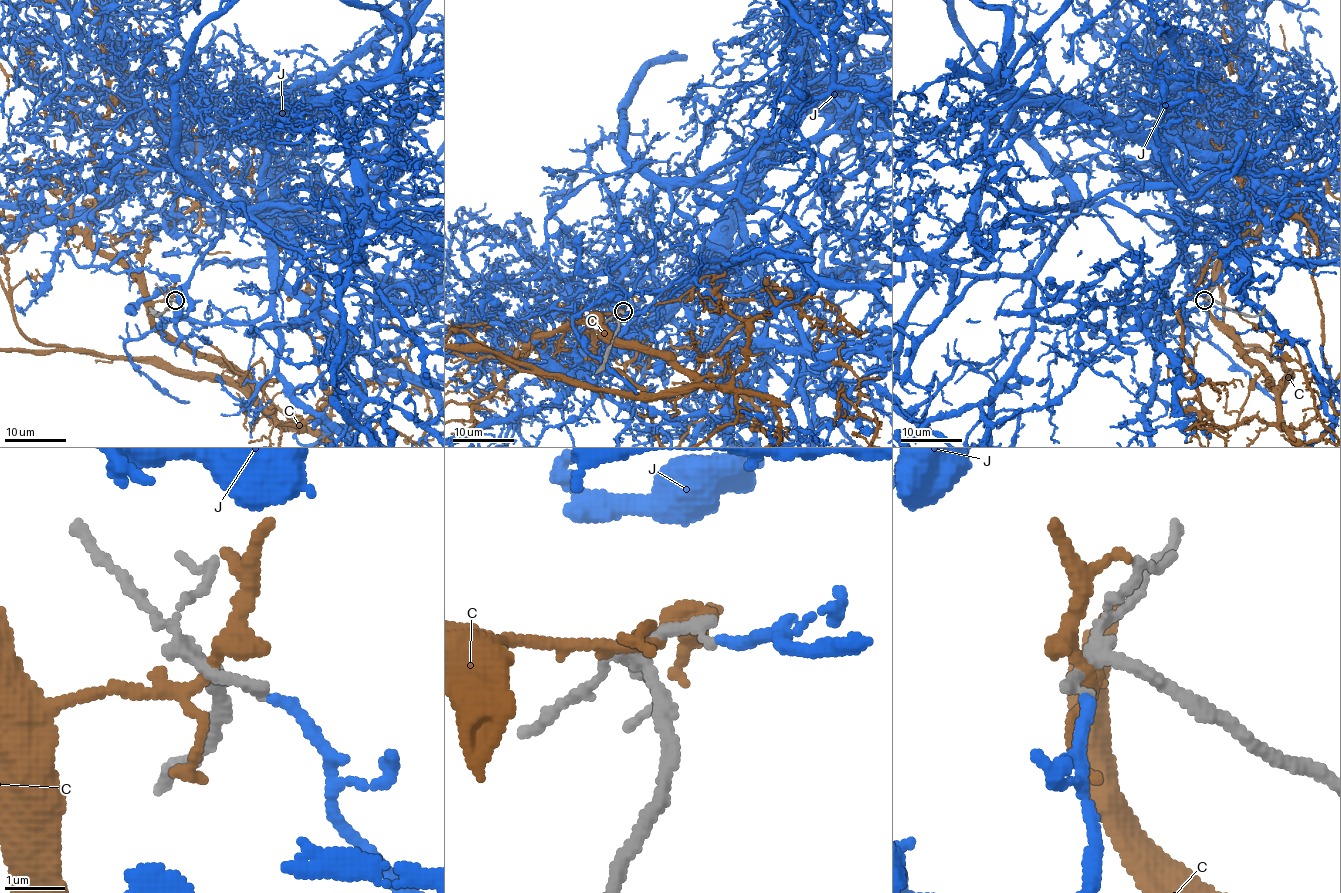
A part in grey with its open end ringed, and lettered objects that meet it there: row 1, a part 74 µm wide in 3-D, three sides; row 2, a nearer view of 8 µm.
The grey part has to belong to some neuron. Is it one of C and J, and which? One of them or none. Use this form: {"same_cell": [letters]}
{"same_cell": []}

